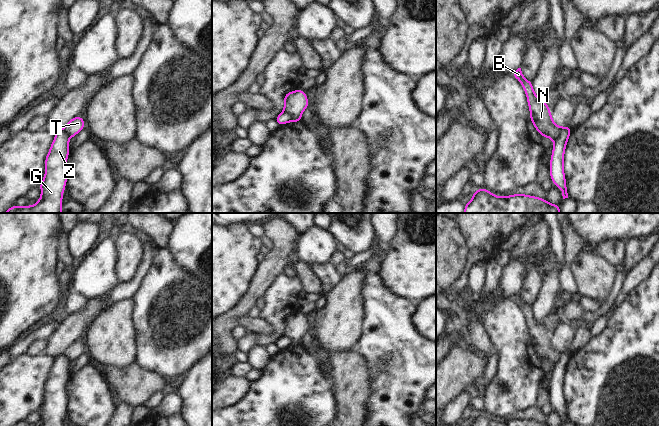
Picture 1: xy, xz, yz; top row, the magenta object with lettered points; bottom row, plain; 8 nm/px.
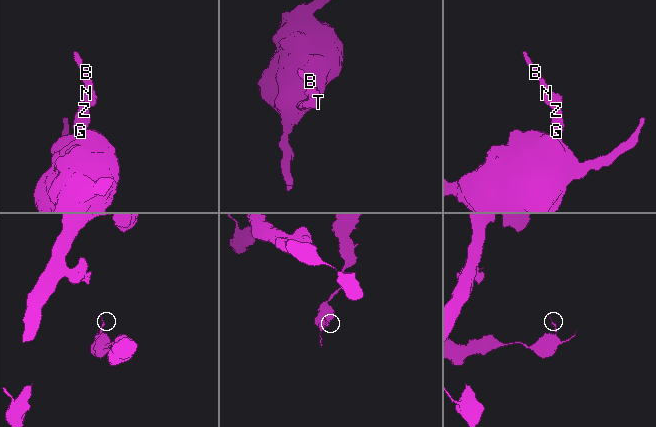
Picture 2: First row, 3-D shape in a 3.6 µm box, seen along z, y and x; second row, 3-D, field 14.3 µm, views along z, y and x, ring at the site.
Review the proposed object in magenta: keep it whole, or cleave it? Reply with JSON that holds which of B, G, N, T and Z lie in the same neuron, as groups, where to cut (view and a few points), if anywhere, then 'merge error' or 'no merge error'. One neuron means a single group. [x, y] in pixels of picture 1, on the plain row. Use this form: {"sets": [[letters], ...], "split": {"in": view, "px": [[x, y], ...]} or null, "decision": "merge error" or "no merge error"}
{"sets": [["B", "N", "T"], ["G", "Z"]], "split": {"in": "yz", "px": [[571, 353], [564, 353], [554, 366]]}, "decision": "merge error"}

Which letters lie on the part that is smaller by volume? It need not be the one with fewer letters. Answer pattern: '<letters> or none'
B, N, T

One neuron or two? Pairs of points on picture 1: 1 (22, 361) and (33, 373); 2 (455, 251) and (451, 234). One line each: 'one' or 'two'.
1: one
2: one

